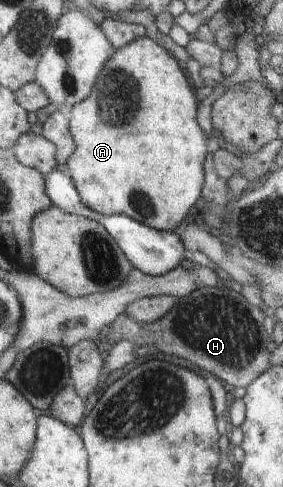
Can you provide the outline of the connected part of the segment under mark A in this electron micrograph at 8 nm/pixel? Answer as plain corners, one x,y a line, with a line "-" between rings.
139,37
113,53
89,96
73,106
68,123
76,150
66,170
86,207
103,216
122,214
167,232
177,229
187,217
196,218
204,198
208,156
216,141
205,137
201,129
201,101
197,101
194,82
189,81
190,73
185,72
185,65
161,41

